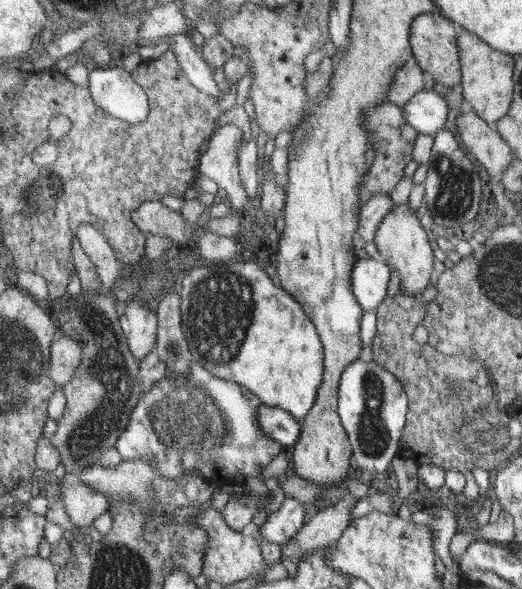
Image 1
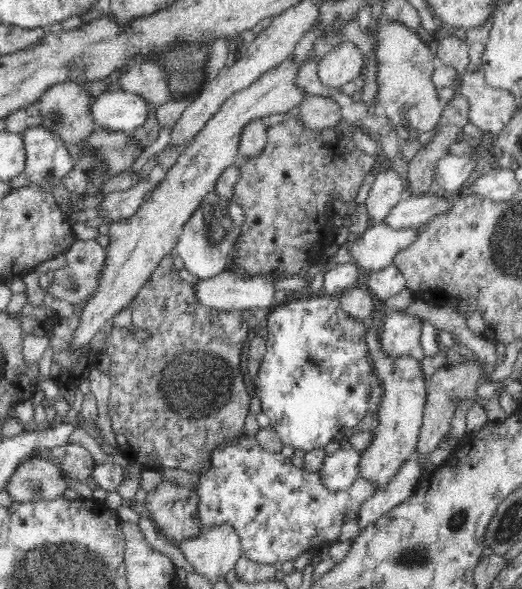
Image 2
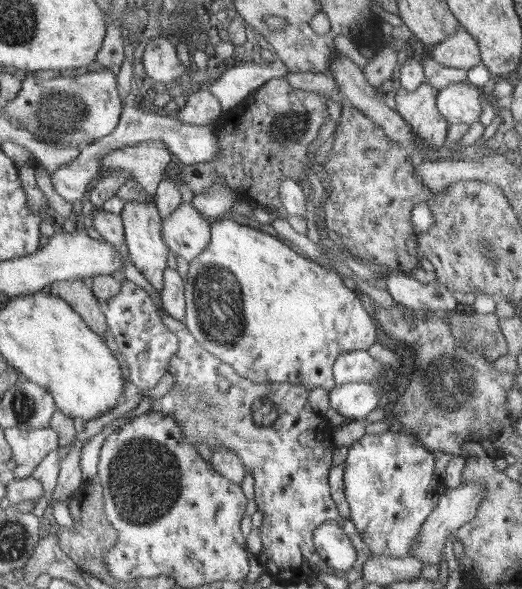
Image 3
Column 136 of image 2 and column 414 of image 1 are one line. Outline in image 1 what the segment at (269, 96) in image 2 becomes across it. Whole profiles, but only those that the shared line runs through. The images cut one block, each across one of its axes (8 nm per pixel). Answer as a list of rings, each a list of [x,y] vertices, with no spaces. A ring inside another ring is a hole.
[[[410,204],[393,205],[378,223],[374,241],[378,248],[378,257],[400,274],[400,292],[405,295],[421,294],[428,286],[428,280],[431,280],[434,254],[428,236],[420,226],[416,212],[412,212]]]

